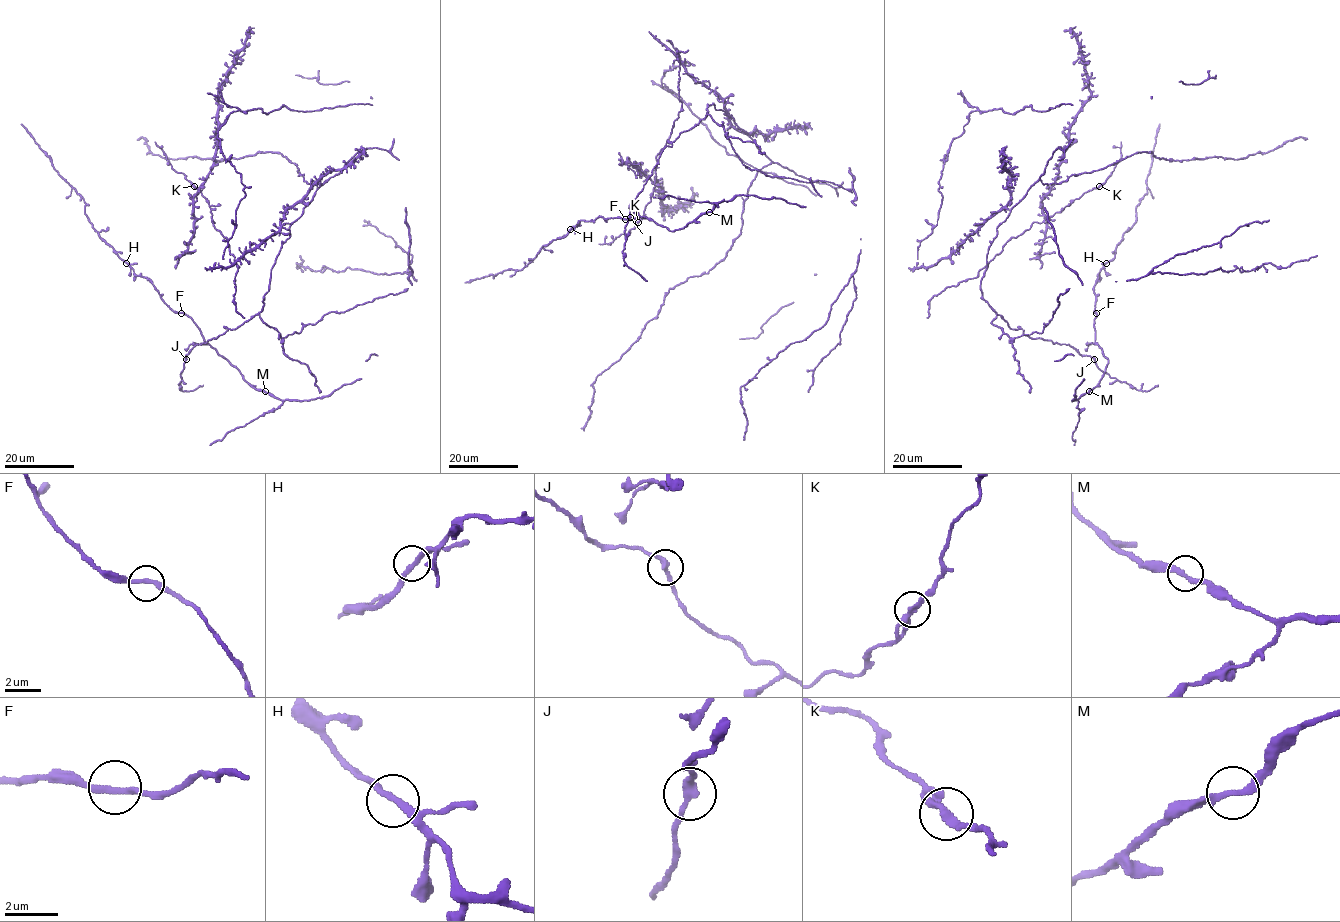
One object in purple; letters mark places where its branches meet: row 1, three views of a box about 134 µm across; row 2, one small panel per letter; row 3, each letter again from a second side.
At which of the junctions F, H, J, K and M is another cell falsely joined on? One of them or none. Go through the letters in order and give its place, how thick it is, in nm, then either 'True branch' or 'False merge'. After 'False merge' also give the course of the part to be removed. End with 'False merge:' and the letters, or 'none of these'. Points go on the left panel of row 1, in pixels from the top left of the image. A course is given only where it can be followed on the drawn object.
F: Place: (181, 313). Thickness 240 nm. True branch
H: Place: (126, 263). Thickness 240 nm. True branch
J: Place: (186, 359). Thickness 280 nm. True branch
K: Place: (194, 186). Thickness 240 nm. True branch
M: Place: (265, 391). Thickness 260 nm. True branch
False merge: none of these

